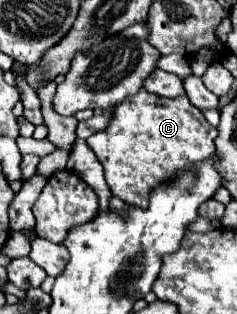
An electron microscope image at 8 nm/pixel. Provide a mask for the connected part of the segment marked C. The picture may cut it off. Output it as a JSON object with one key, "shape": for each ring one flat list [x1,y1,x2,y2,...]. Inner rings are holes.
{"shape":[[140,89,116,107,106,131,88,137,88,145,102,163,106,183,114,197,120,197,126,205,146,209,148,195,162,181,176,177,182,169,194,169,196,161,204,161,214,153,214,139,216,127,204,119,202,111,186,95,164,99]]}

